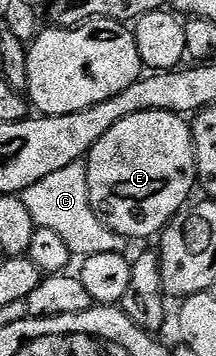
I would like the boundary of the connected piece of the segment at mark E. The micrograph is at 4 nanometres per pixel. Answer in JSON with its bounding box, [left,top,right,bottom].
[85,111,198,238]

